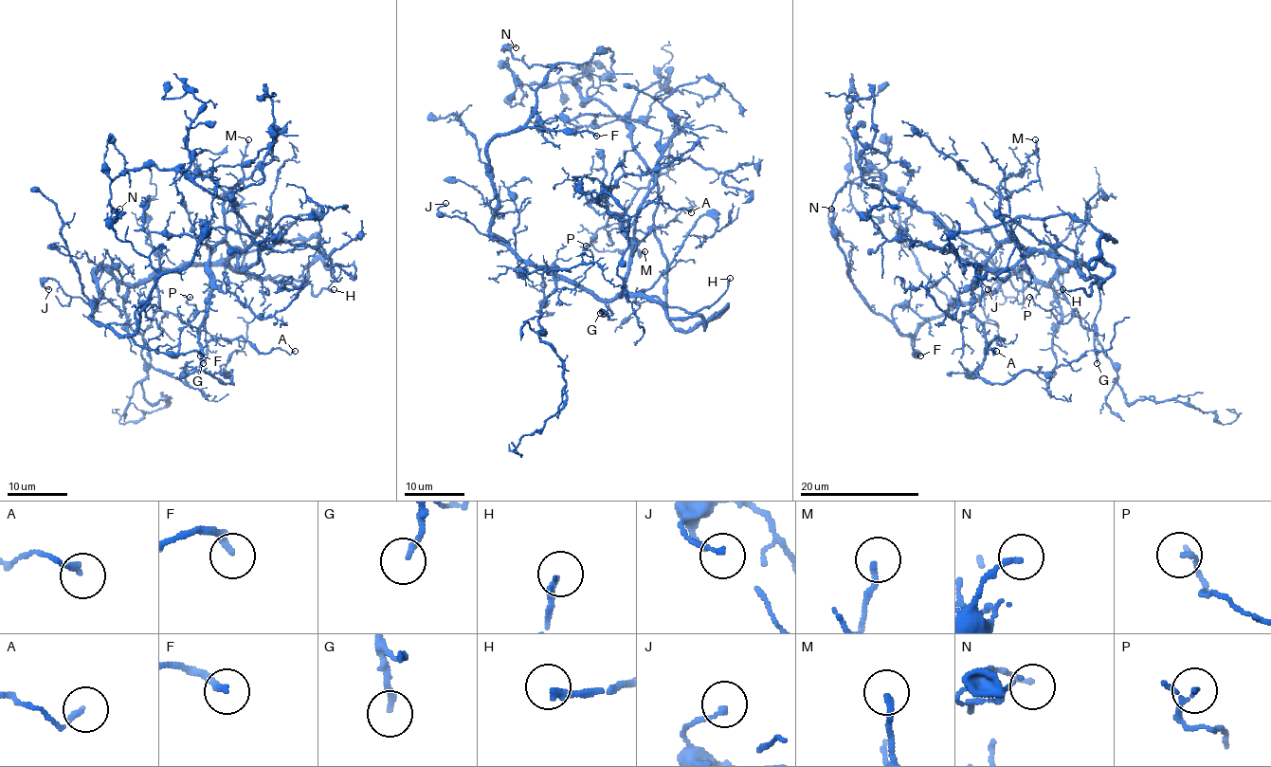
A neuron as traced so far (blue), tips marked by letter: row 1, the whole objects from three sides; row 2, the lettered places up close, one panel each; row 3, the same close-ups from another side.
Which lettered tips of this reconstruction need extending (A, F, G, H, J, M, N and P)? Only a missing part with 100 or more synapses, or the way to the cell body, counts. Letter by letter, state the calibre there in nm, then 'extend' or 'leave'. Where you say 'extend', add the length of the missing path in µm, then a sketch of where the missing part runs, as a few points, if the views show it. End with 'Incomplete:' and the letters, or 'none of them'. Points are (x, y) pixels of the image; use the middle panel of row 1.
A: 150 nm | leave
F: 240 nm | leave
G: 180 nm | leave
H: 200 nm | extend | 30 µm | (730, 278), (748, 256), (755, 231), (768, 213), (771, 194), (789, 171)
J: 140 nm | leave
M: 190 nm | leave
N: 150 nm | leave
P: 90 nm | leave
Incomplete: H

